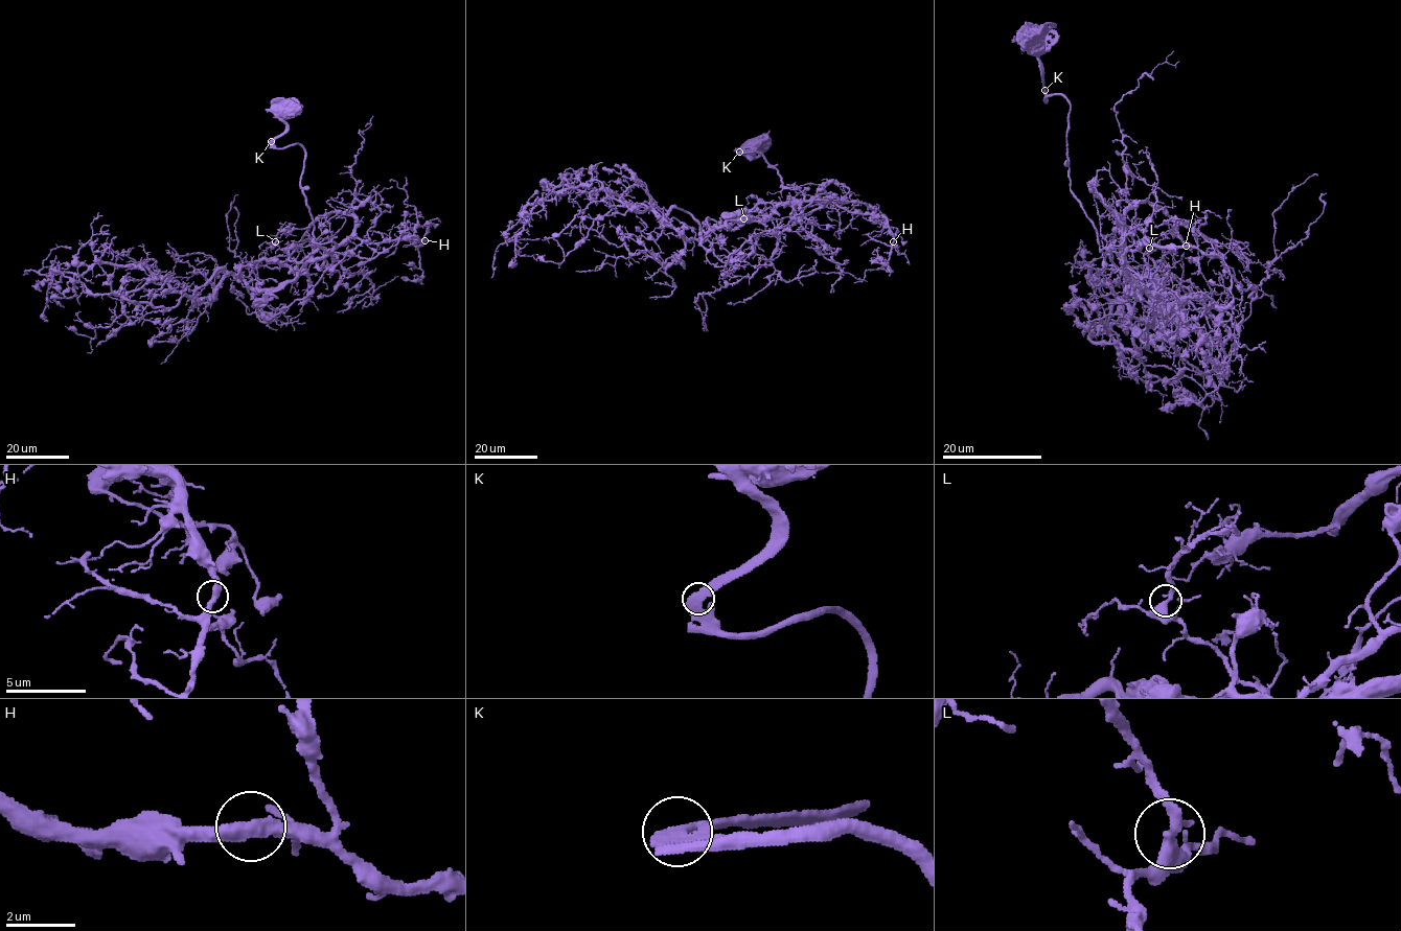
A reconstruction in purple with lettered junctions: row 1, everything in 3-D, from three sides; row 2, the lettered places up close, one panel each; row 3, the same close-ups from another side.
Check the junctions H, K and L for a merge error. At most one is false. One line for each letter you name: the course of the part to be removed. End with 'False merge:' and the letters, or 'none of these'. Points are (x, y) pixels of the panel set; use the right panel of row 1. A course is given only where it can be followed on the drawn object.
False merge: none of these

